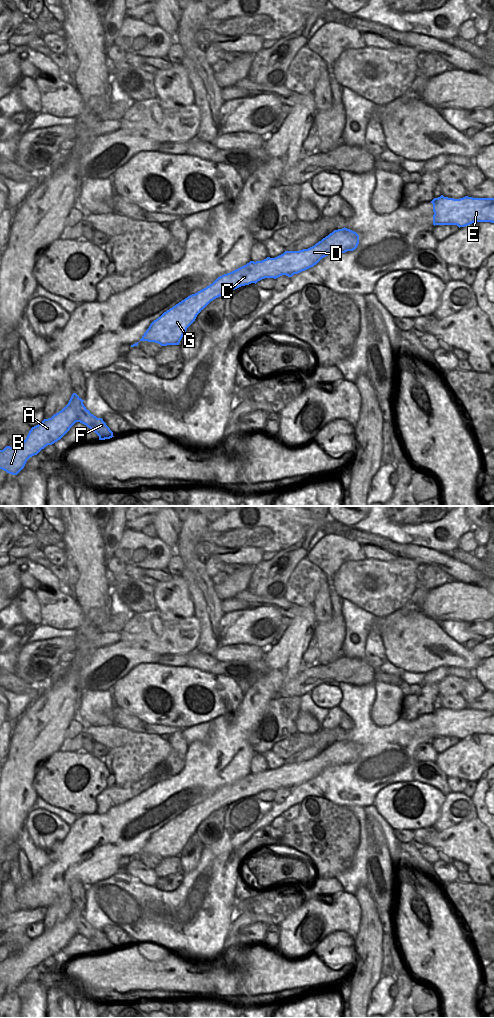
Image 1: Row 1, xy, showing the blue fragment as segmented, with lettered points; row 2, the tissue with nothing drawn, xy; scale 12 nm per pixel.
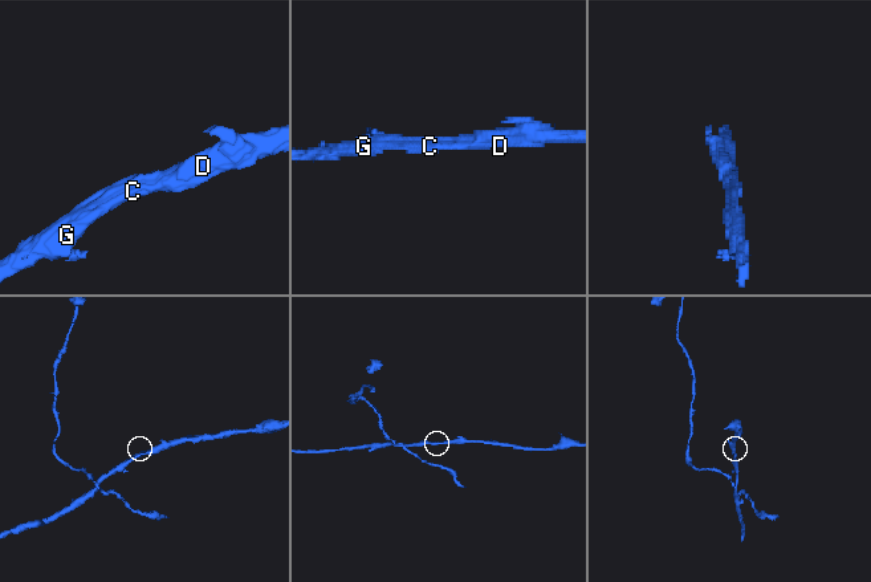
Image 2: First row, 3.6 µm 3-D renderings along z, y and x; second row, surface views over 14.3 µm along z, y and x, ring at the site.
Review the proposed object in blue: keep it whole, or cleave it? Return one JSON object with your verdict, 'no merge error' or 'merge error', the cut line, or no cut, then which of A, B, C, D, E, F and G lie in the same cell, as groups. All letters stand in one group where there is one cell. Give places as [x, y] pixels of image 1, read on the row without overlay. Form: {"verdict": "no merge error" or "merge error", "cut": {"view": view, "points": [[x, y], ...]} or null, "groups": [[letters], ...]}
{"verdict": "merge error", "cut": {"view": "xy", "points": [[76, 907], [73, 911], [73, 918], [79, 933]]}, "groups": [["A", "B", "C", "D", "E", "G"], ["F"]]}

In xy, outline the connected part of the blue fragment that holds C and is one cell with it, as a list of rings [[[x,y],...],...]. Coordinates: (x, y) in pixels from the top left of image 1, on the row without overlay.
[[[347,740],[334,742],[314,758],[246,777],[218,789],[206,800],[192,806],[154,832],[140,853],[155,854],[161,858],[179,857],[187,840],[197,827],[214,811],[265,790],[292,789],[316,777],[328,767],[353,763],[359,756],[359,747]]]

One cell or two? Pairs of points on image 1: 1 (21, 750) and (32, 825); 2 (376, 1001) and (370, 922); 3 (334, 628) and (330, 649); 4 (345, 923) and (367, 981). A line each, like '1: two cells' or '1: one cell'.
1: two cells
2: two cells
3: one cell
4: two cells

